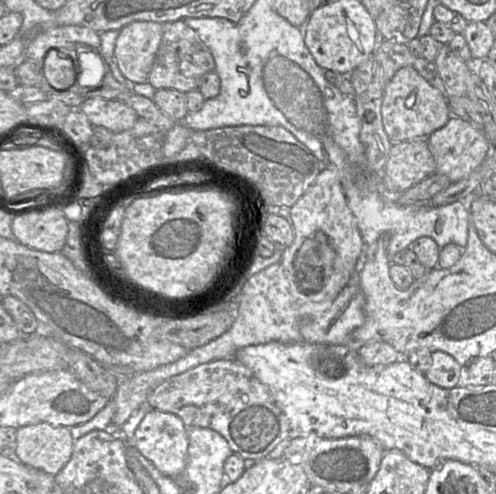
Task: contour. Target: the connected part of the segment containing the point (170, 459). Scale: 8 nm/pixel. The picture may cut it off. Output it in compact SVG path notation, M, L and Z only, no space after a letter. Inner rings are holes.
M151 409L135 431L134 446L162 474L176 478L183 473L187 463L188 428L177 415Z

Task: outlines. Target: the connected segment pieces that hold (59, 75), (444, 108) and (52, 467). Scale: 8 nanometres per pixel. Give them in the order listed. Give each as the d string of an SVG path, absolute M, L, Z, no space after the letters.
M50 49L41 61L41 73L55 90L67 91L76 81L73 60L58 49Z
M414 68L399 69L386 84L381 104L384 130L392 143L427 138L451 117L447 98Z
M41 422L16 430L14 458L26 466L55 476L70 460L73 447L69 428Z

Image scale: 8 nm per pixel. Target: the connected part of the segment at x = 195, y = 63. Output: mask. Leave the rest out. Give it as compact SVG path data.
M184 20L163 24L163 36L148 75L148 82L156 89L174 89L188 93L198 89L201 78L214 71L213 55L198 34Z

